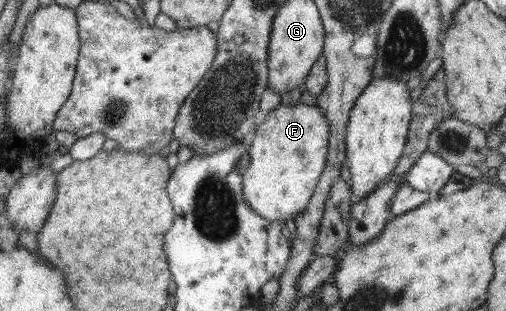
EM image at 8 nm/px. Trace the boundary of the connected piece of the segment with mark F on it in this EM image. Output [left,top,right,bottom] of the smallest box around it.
[243,102,329,222]

